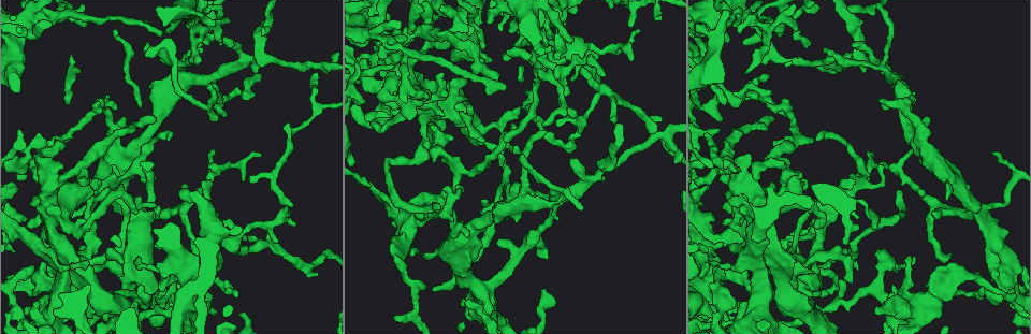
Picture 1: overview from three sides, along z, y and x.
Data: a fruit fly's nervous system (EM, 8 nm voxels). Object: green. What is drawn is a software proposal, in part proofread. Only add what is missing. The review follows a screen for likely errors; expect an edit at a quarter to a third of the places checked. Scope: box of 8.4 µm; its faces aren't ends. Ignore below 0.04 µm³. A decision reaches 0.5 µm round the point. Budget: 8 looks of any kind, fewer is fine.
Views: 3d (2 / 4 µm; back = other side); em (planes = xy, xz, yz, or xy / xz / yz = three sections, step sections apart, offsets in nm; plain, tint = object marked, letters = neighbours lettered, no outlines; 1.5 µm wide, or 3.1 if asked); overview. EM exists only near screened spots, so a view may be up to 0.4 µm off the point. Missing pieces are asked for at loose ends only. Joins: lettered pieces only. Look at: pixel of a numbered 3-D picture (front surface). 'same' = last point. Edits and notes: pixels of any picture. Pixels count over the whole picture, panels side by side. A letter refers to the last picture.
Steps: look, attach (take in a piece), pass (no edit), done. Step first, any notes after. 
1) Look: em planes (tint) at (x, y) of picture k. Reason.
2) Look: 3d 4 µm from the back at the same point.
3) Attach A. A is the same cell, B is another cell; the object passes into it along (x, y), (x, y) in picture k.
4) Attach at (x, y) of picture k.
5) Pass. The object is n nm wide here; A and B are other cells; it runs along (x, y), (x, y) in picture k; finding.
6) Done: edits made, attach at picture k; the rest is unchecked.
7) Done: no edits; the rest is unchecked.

Look: 3d 2 µm at (915, 258) of picture 1. An open end.

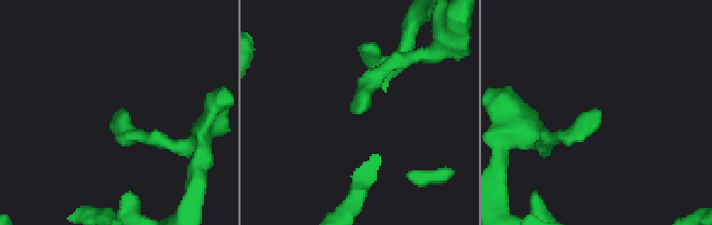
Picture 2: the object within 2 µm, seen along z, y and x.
Look: em planes (letters) at (358, 113) of picture 2.

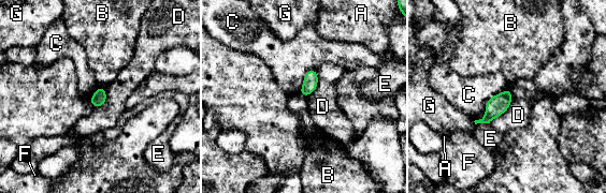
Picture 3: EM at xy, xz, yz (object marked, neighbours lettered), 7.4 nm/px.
Pass. The object is 110 nm wide here; A, B, C, D, E, F and G are other cells; a border runs along (316, 70), (317, 87), (306, 97) in picture 3; none of them fits.

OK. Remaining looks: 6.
Look: 3d 4 µm at (769, 274) of picture 1.

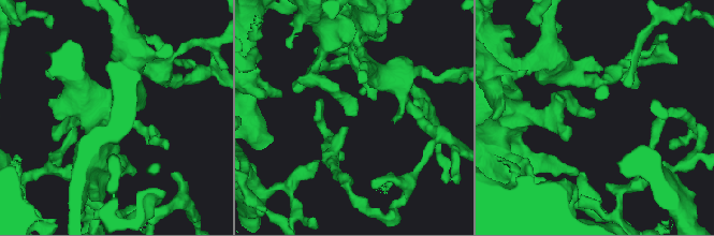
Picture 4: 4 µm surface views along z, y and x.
Look: em planes (letters) at (589, 114) of picture 4. Need the tissue.

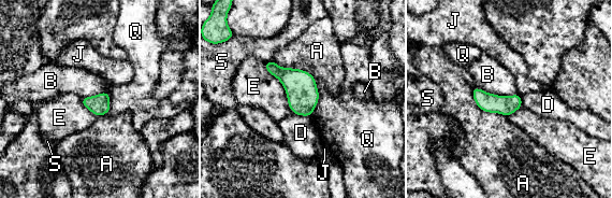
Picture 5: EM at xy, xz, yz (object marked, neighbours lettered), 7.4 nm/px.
Pass. A, B, D, E, J, Q and S are other cells; a border runs along (263, 62), (283, 87), (293, 113) in picture 5; no lettered piece goes on from it.

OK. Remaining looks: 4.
Look: 3d 4 µm at (207, 179) of picture 1. Free end.

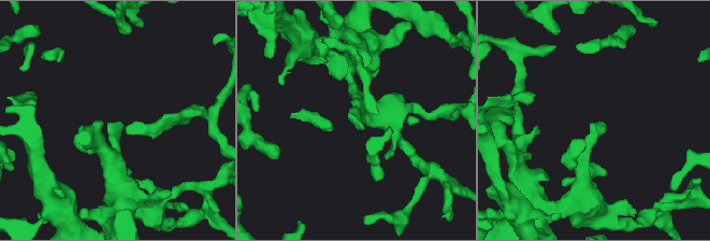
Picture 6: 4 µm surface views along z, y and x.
Look: em yz step 8 (tint) at (121, 123) of picture 6.

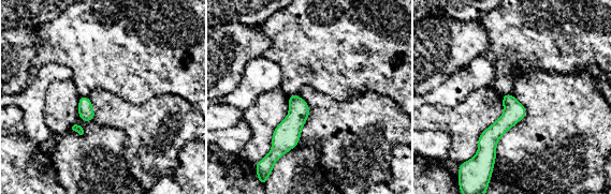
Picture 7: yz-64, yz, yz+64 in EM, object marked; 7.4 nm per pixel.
Look: em xy step 8 (letters) at the same point.

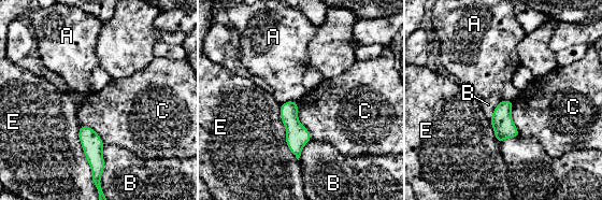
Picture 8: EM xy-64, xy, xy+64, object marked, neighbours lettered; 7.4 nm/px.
Pass. The object is 110 nm wide here; A, B, C and E are other cells; no lettered piece goes on from it.

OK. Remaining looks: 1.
Done: no edits; the rest is unchecked.

